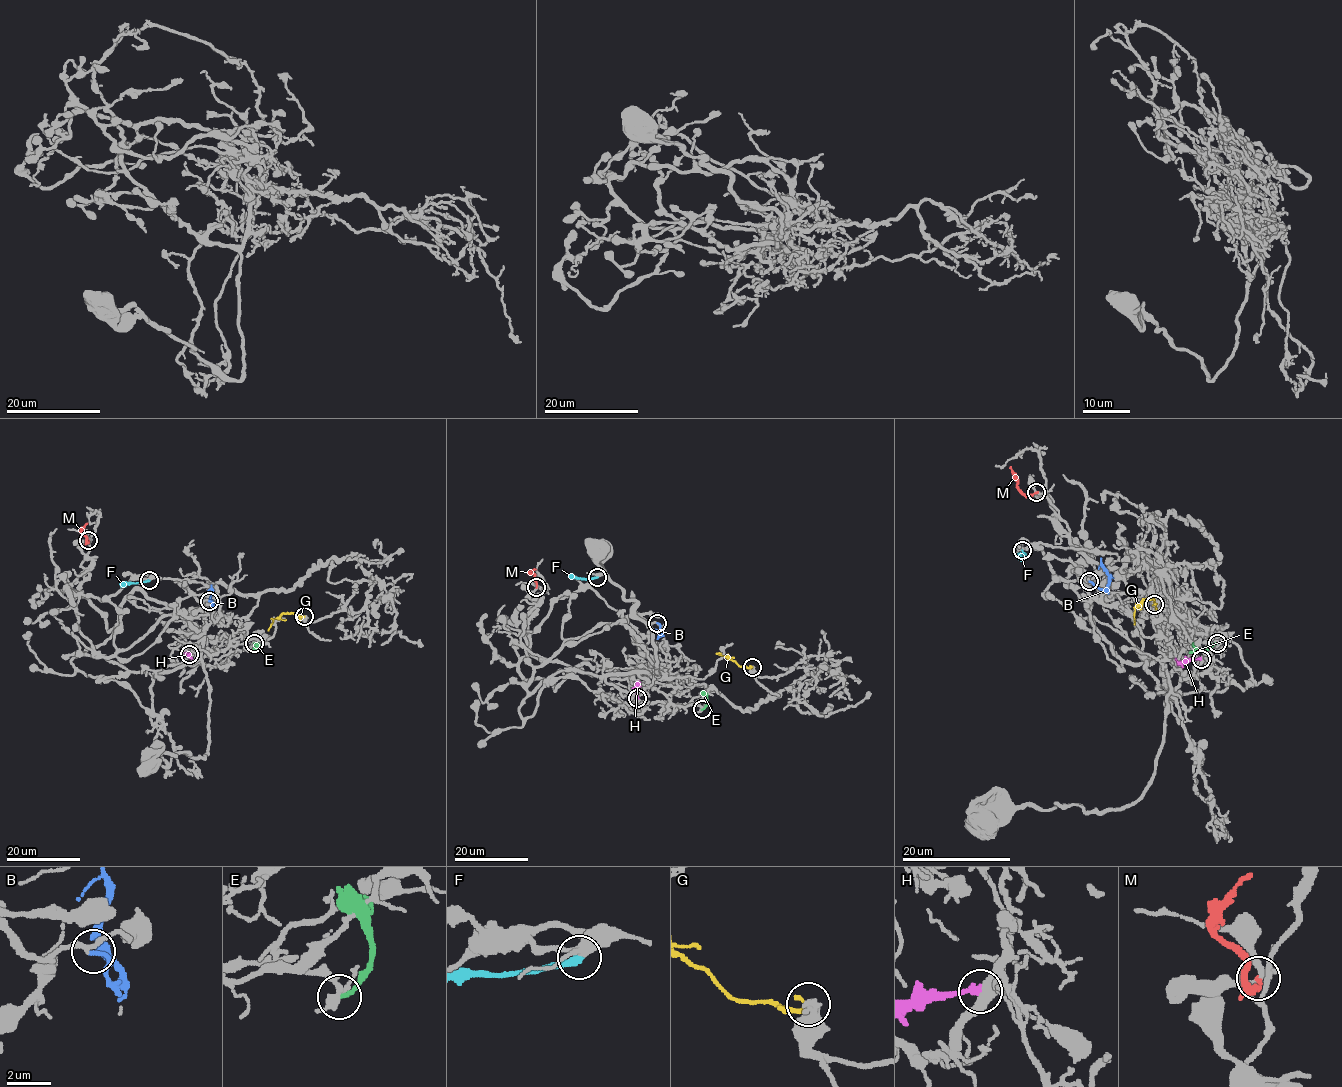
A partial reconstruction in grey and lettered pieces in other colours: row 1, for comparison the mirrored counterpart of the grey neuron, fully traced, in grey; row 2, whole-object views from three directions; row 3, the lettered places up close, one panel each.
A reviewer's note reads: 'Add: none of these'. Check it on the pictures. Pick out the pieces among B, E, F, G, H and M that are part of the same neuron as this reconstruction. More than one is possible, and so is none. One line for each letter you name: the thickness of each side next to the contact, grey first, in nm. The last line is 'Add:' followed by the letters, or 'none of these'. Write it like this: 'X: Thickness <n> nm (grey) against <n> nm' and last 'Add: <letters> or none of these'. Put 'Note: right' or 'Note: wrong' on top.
Note: wrong
B: Thickness 240 nm (grey) against 180 nm
Add: B

